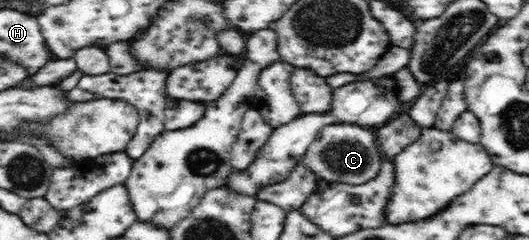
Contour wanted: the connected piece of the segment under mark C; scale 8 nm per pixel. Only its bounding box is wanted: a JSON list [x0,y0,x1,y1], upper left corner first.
[302,123,386,185]

